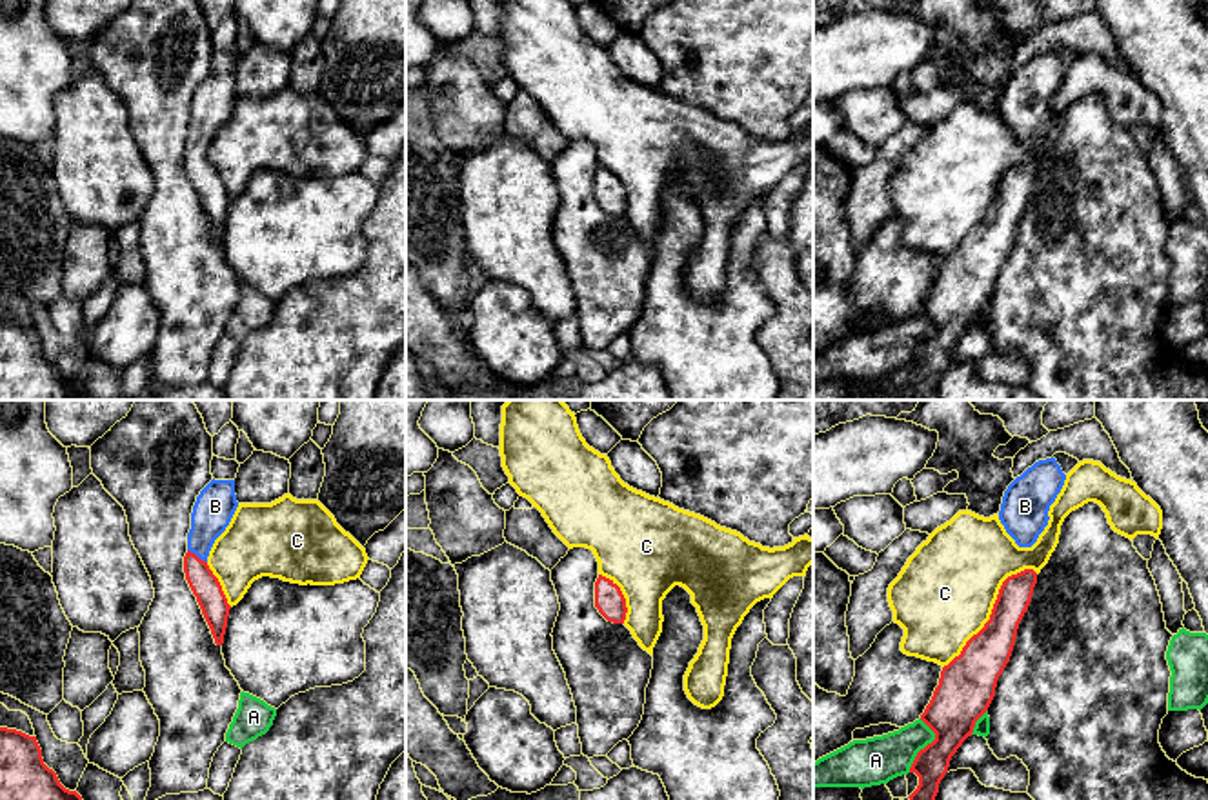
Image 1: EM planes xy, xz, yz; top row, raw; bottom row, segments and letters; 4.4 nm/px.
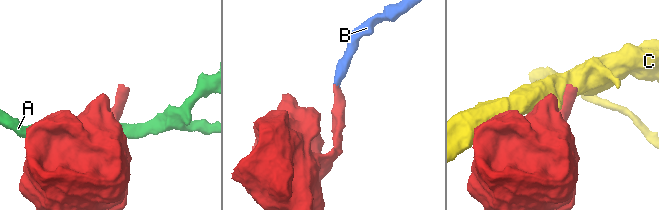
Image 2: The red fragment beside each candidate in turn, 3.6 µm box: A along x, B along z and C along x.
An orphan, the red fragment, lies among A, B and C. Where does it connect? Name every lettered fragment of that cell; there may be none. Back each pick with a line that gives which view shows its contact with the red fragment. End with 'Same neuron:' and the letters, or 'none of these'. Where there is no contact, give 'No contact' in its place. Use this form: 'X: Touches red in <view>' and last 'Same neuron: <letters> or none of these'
B: Touches red in xy
Same neuron: B

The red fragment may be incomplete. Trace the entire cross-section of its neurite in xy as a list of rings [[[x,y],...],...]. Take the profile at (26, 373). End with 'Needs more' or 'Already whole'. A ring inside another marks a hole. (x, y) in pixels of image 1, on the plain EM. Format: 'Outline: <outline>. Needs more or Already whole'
Outline: [[[0,320],[0,400],[84,400],[44,356],[36,329]]]. Already whole

